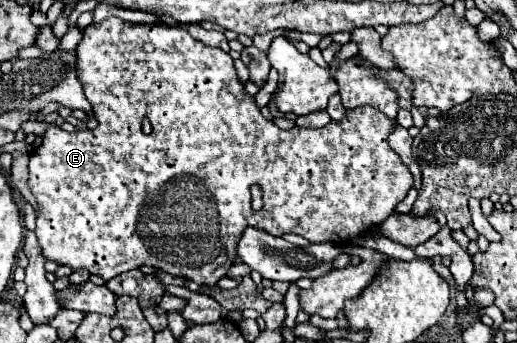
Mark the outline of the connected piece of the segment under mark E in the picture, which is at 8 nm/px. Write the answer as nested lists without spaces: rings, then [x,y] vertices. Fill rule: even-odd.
[[[106,18],[102,22],[92,22],[88,28],[84,28],[84,38],[76,48],[76,56],[78,56],[78,78],[84,86],[86,98],[92,104],[92,112],[98,120],[98,126],[94,130],[82,130],[82,132],[64,132],[58,126],[50,126],[42,138],[42,146],[38,146],[30,154],[30,188],[40,204],[36,216],[36,238],[42,246],[42,256],[56,264],[70,266],[72,270],[86,268],[90,274],[98,274],[104,280],[110,280],[114,276],[120,276],[124,272],[148,264],[172,276],[180,276],[196,284],[214,286],[220,278],[228,274],[228,268],[234,264],[238,236],[242,236],[246,226],[266,230],[274,236],[292,232],[304,236],[308,242],[336,242],[338,236],[338,244],[346,244],[350,236],[362,234],[382,224],[382,220],[386,220],[394,212],[396,204],[402,202],[412,188],[410,170],[388,144],[388,136],[394,130],[394,124],[398,124],[398,120],[390,120],[386,114],[376,112],[376,108],[366,106],[366,108],[348,110],[344,120],[340,122],[330,120],[324,128],[296,126],[292,130],[280,130],[272,120],[266,120],[262,116],[254,96],[246,94],[230,54],[226,54],[220,48],[212,48],[194,40],[190,32],[182,26],[162,26],[162,24],[150,26],[150,24],[124,22],[120,18]],[[144,118],[148,118],[152,124],[152,132],[148,136],[142,132]],[[252,184],[260,184],[264,192],[264,208],[258,212],[252,210],[250,206]]]

